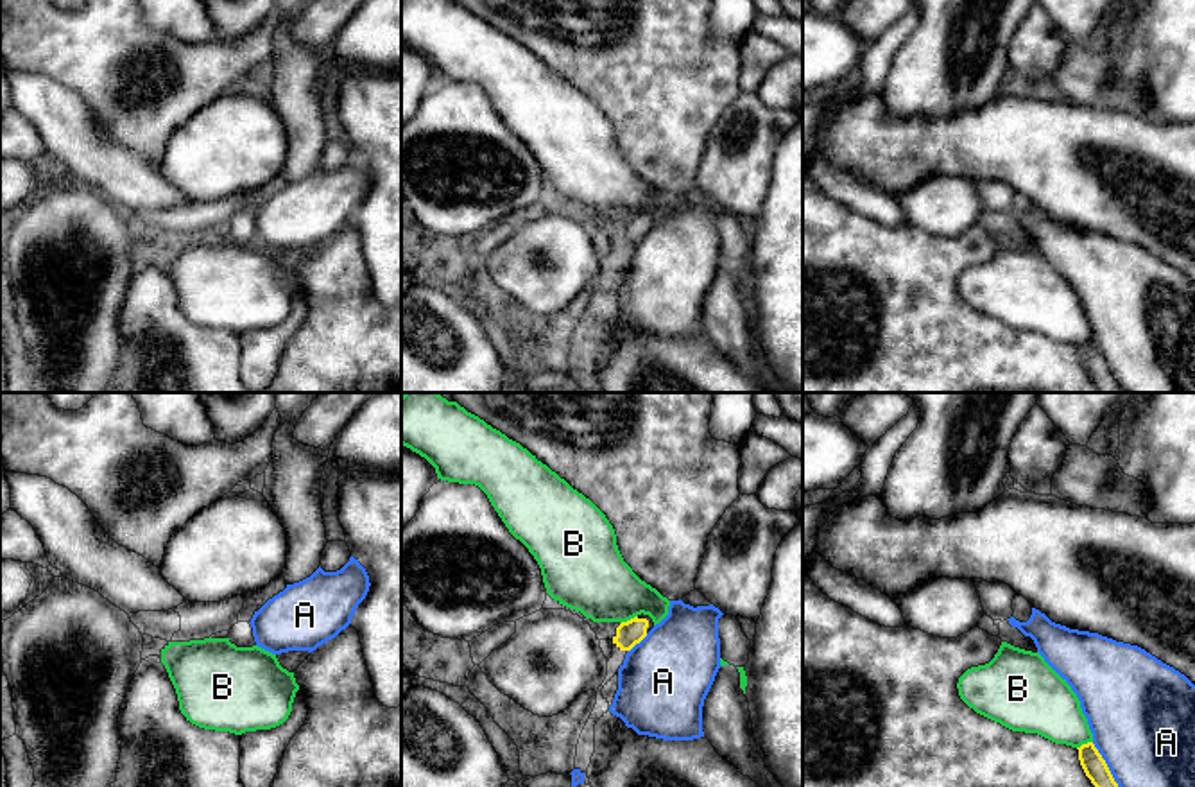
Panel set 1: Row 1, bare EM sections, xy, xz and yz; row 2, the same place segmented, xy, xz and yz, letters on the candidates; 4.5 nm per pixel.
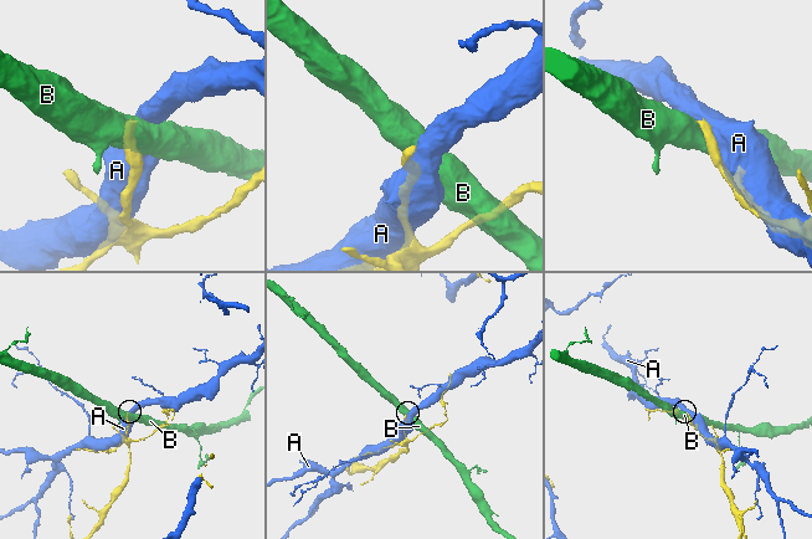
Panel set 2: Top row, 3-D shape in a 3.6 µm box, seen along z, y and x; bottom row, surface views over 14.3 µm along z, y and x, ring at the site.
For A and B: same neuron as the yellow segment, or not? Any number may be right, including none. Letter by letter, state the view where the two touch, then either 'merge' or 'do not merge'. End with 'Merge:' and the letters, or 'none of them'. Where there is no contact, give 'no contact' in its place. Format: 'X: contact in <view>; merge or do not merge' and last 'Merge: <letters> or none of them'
A: contact in xz; do not merge
B: contact in xz; do not merge
Merge: none of them

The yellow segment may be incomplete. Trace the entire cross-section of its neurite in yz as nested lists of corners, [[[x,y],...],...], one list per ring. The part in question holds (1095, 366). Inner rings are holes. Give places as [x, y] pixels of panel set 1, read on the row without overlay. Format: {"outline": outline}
{"outline": [[[1093,341],[1082,342],[1077,348],[1086,375],[1100,393],[1123,393]]]}

